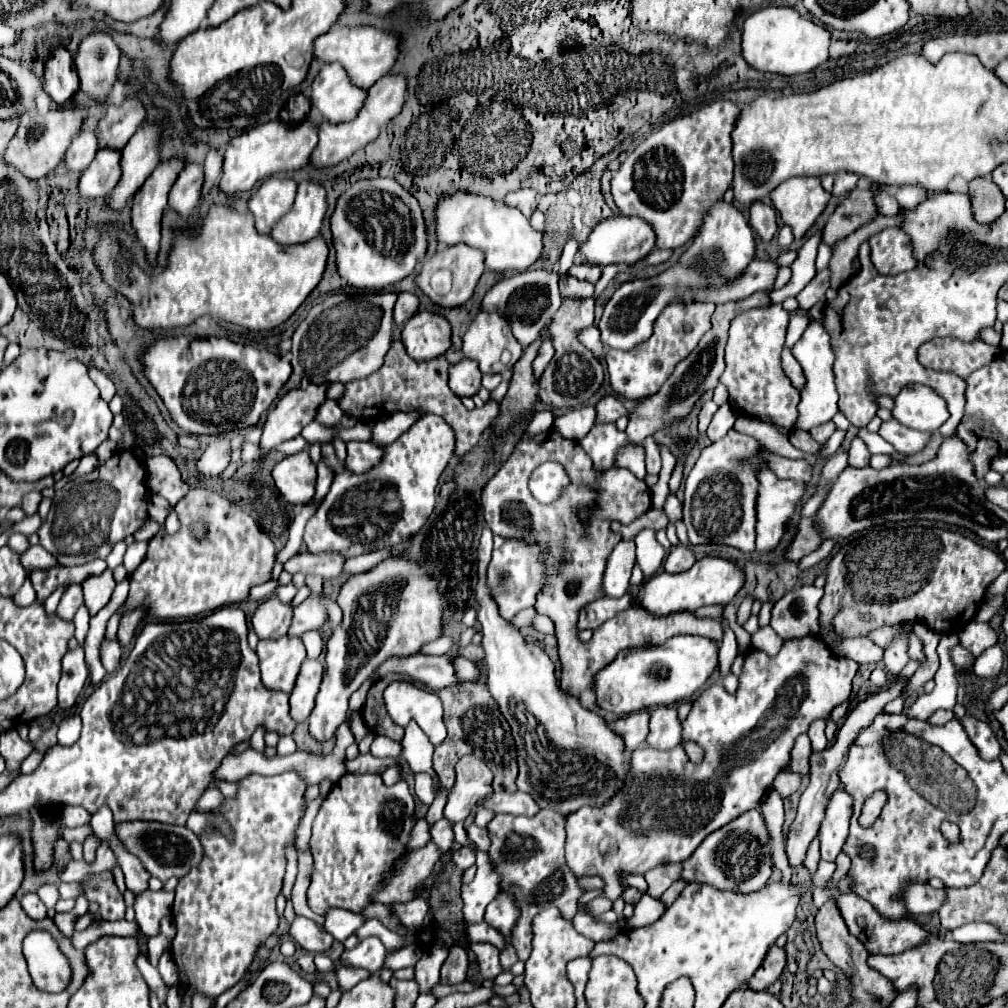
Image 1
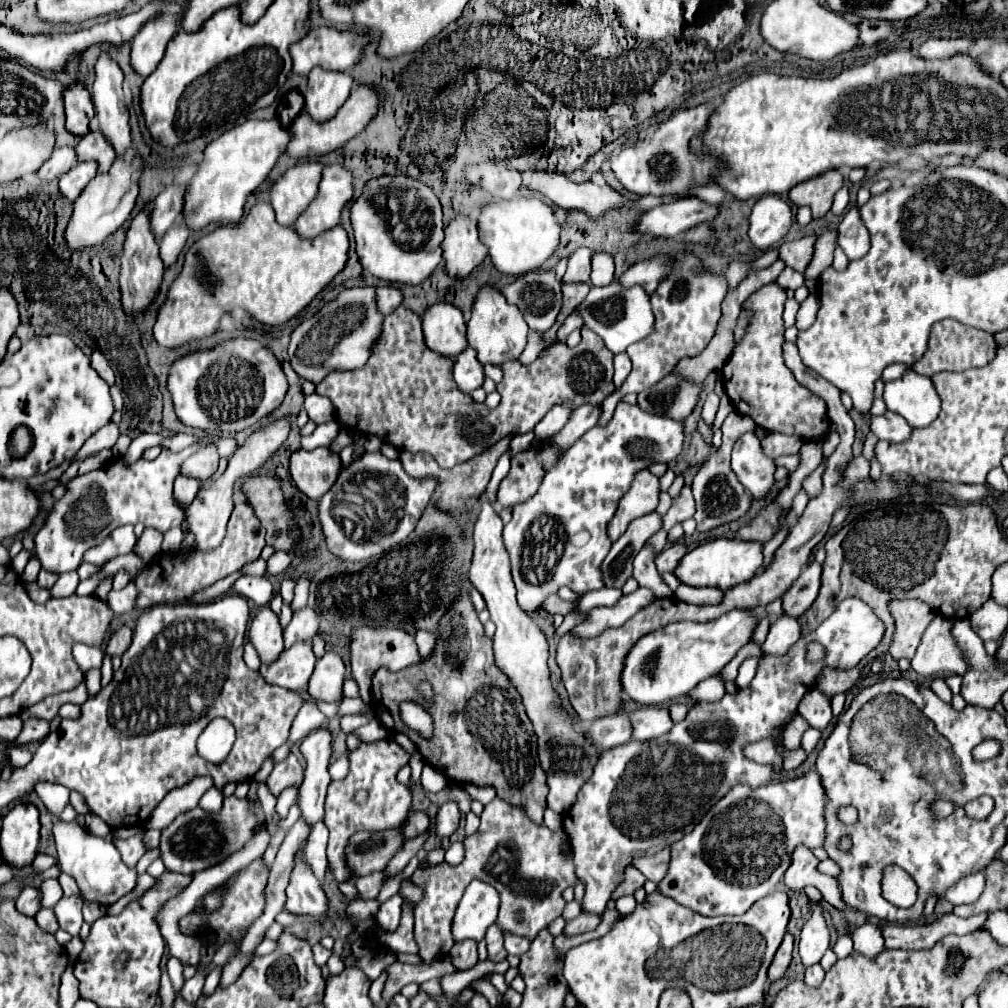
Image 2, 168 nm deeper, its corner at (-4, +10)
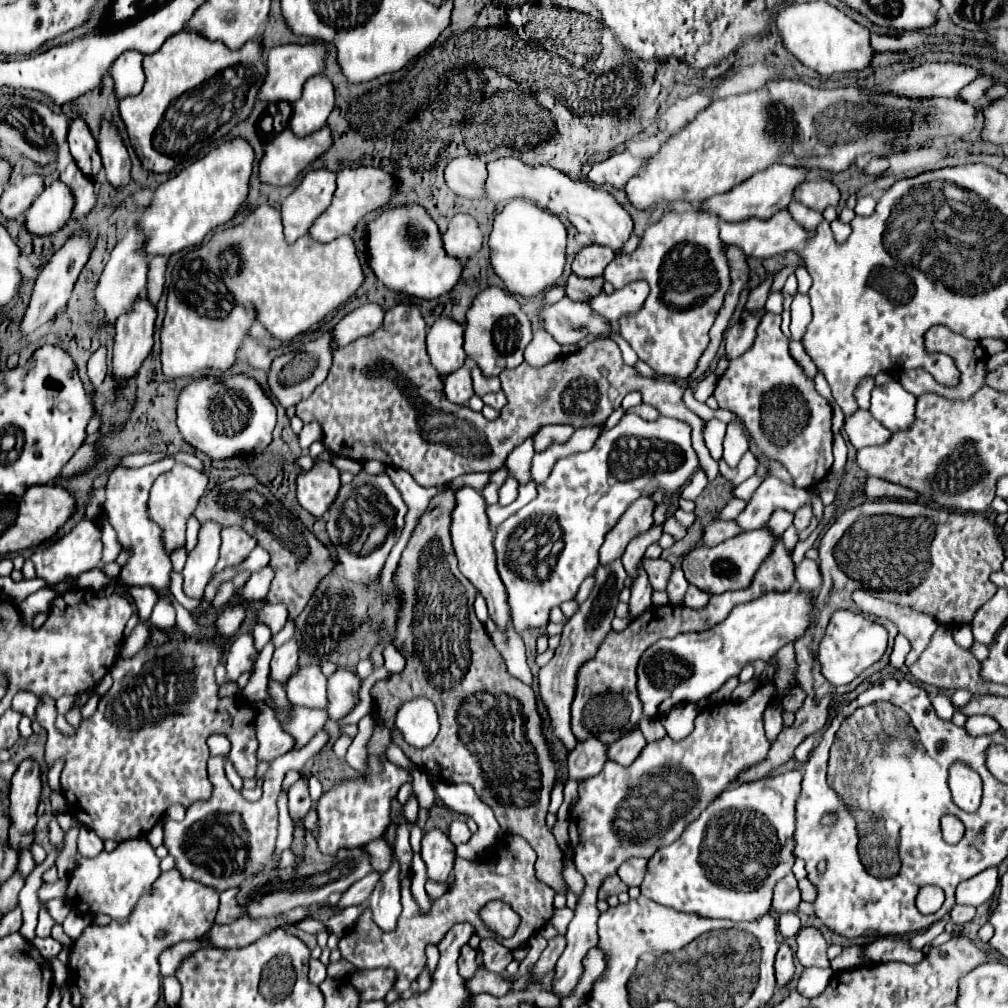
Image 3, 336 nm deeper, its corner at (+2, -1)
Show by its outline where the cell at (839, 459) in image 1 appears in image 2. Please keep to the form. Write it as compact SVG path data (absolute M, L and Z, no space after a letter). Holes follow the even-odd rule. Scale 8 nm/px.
M821 464L813 474L809 474L809 476L803 480L803 490L809 494L809 498L815 498L815 496L821 494L821 488L823 488L823 484L821 484L821 474L823 474L823 464Z

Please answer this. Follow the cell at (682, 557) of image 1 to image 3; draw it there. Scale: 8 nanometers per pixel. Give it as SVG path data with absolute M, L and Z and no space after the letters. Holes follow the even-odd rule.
M643 559L643 567L649 575L649 583L653 589L659 589L663 591L667 587L667 581L669 581L669 575L671 575L671 563L665 561L665 559Z

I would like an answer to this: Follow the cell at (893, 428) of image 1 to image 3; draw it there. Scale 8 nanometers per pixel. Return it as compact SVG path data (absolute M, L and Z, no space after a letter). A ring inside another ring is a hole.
M859 409L855 415L845 419L845 431L855 449L885 445L891 439L891 431L871 417L869 411Z

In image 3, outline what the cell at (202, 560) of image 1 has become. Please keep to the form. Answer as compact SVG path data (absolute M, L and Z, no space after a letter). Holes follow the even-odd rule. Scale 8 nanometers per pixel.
M237 525L225 527L221 531L221 537L223 537L221 557L215 565L213 577L227 567L235 567L235 565L243 563L249 557L249 553L257 547L257 541L251 535L247 535L247 531L243 527L237 527Z

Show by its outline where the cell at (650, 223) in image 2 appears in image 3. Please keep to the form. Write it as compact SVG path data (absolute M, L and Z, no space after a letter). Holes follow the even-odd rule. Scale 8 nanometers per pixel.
M771 167L751 177L747 183L741 183L741 187L735 187L727 195L715 195L703 201L699 209L719 217L721 221L743 221L747 217L761 217L761 219L771 217L793 201L793 189L805 177L807 177L807 171L791 171L791 167Z

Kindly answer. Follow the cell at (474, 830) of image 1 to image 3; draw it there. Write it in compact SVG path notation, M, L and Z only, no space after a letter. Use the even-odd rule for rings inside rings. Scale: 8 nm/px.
M461 821L451 823L451 827L449 827L449 839L451 839L453 845L467 843L469 837L471 837L471 831L469 831L469 827L465 823L461 823Z

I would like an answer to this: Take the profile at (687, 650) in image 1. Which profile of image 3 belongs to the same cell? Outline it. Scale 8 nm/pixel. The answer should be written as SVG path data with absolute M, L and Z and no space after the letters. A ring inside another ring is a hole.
M791 589L787 593L767 593L755 601L749 601L745 605L737 605L725 621L719 625L699 631L699 633L681 633L671 639L659 639L653 643L639 659L637 665L637 693L643 703L643 713L647 717L657 717L665 715L679 703L695 703L699 699L709 697L715 693L729 677L739 675L741 667L749 661L767 661L773 657L785 643L795 641L803 631L809 627L811 617L809 611L813 609L813 595L807 595L799 589Z

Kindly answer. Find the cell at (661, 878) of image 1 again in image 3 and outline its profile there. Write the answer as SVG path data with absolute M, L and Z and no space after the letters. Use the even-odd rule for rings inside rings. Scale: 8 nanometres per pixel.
M627 859L621 867L619 867L619 871L617 871L617 875L629 885L629 887L639 887L641 883L643 883L643 877L645 877L645 873L647 873L647 859Z

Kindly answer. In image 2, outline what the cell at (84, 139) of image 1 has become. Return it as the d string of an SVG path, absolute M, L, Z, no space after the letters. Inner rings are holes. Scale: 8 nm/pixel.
M67 146L57 148L53 150L51 158L41 166L41 170L37 170L37 178L51 182L53 178L61 178L75 164L77 164L77 156L73 148L67 148Z

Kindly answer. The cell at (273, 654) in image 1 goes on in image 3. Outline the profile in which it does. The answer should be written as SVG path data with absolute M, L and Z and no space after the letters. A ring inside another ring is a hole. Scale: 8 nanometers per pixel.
M317 665L297 667L295 673L285 683L287 699L293 705L309 707L309 709L325 709L327 707L327 677L321 673Z

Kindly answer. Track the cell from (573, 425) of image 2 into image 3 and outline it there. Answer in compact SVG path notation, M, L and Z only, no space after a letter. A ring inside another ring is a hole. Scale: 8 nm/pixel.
M551 425L551 427L541 427L539 433L535 435L535 451L541 453L549 449L553 443L565 443L569 437L575 433L575 427L569 425Z

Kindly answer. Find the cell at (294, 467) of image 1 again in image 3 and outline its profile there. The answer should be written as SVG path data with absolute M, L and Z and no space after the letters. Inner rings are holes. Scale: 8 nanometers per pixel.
M315 461L309 471L297 475L297 499L311 515L321 517L339 491L339 471L331 461Z

